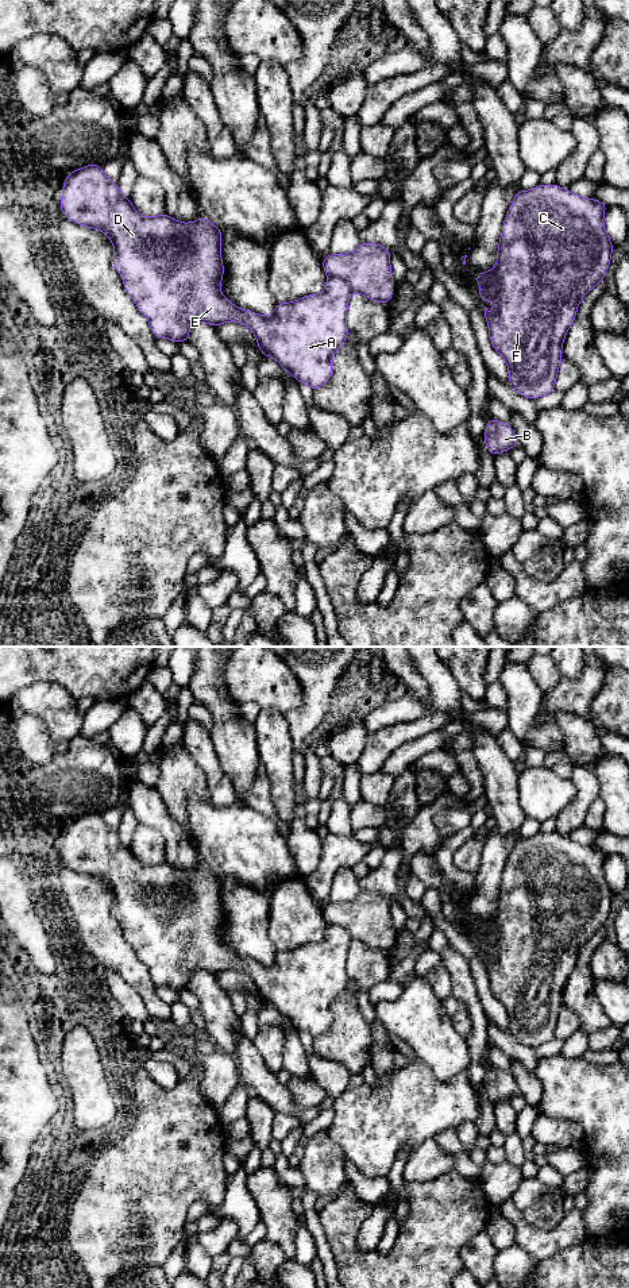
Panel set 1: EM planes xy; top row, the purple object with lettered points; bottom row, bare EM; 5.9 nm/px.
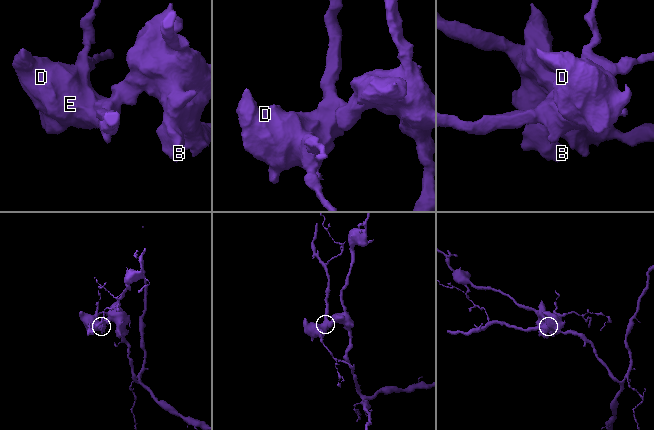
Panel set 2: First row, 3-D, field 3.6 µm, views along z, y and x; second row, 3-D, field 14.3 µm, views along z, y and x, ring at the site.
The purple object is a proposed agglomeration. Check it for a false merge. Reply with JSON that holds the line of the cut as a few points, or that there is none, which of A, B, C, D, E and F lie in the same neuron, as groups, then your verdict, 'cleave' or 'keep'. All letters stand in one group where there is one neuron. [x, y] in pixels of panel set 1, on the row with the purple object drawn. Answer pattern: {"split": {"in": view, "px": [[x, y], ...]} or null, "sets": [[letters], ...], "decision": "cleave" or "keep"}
{"split": {"in": "xy", "px": [[328, 276], [339, 276], [354, 290]]}, "sets": [["A", "D", "E"], ["B", "C", "F"]], "decision": "cleave"}

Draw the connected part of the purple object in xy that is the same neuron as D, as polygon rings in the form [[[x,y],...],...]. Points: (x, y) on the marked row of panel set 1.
[[[86,165],[69,173],[61,197],[62,215],[88,228],[105,234],[115,247],[113,269],[123,278],[124,288],[139,311],[147,317],[155,338],[175,343],[189,342],[193,323],[212,327],[227,321],[246,324],[258,340],[262,355],[274,358],[285,371],[313,392],[332,377],[332,356],[346,343],[346,316],[352,288],[340,277],[328,277],[325,289],[293,302],[279,302],[271,316],[261,316],[235,306],[220,292],[224,274],[221,261],[221,232],[205,217],[181,223],[166,213],[144,217],[124,197],[116,182],[103,171],[101,165]]]

